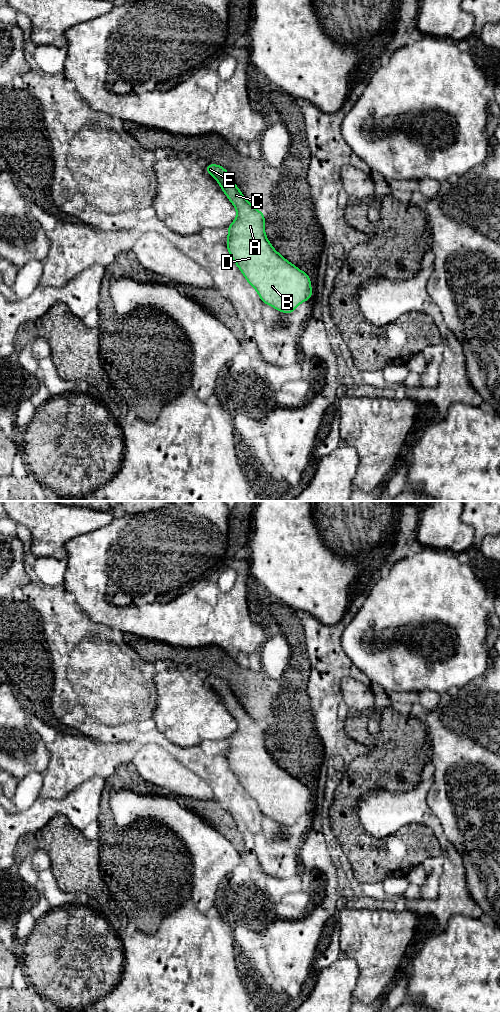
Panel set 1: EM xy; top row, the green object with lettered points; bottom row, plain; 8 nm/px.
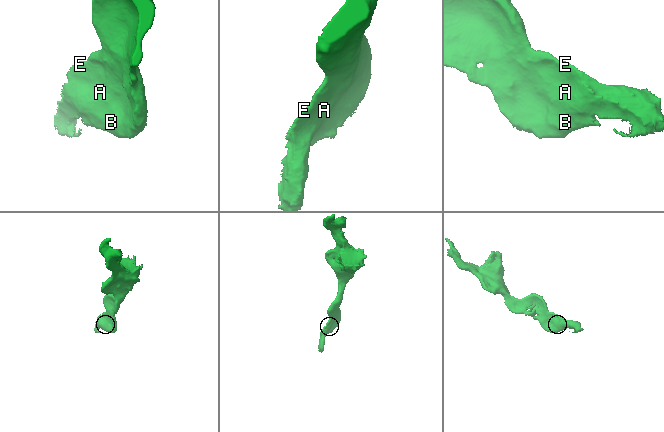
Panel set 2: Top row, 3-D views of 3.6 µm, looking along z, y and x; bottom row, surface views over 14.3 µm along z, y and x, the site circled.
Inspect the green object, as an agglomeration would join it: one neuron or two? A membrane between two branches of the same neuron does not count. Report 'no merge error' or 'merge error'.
no merge error

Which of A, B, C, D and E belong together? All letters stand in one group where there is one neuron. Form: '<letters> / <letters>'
A B C D E

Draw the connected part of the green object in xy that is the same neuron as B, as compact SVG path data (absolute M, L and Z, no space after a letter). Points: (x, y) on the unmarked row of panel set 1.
M206 676L206 684L219 695L237 724L235 732L227 739L226 758L231 771L264 816L285 826L293 825L300 815L308 813L313 807L308 785L298 781L273 760L265 746L264 724L257 722L243 708L225 680L218 676Z

